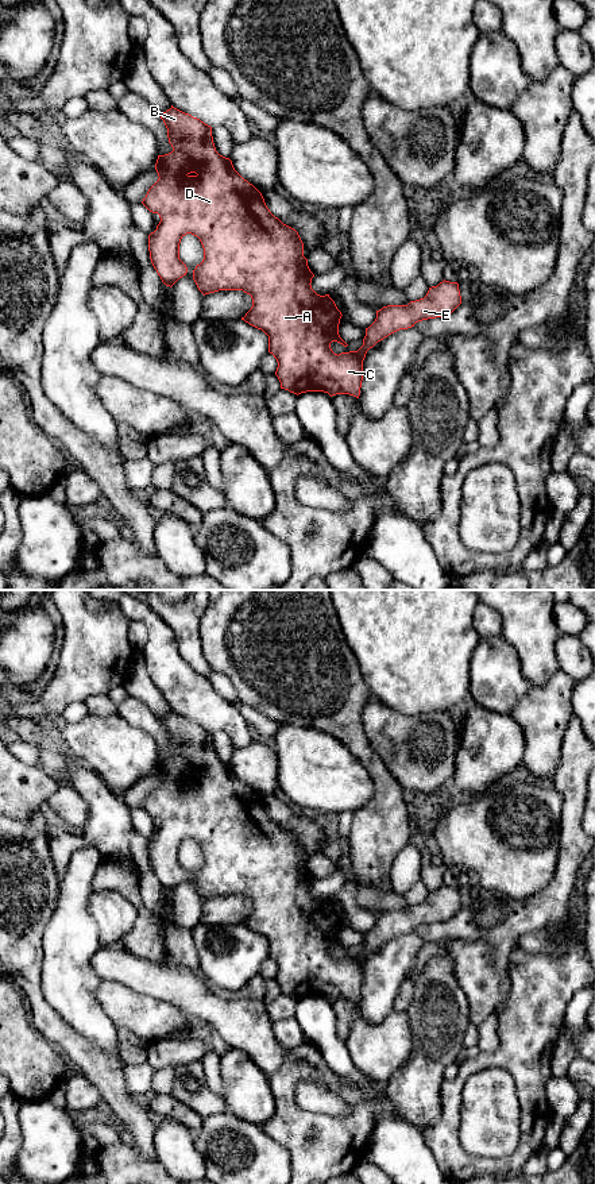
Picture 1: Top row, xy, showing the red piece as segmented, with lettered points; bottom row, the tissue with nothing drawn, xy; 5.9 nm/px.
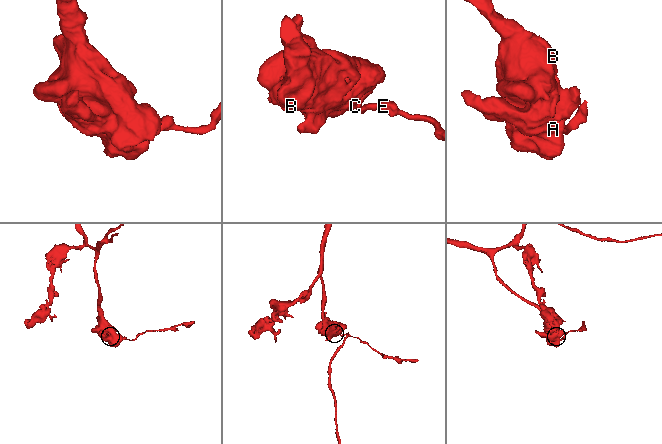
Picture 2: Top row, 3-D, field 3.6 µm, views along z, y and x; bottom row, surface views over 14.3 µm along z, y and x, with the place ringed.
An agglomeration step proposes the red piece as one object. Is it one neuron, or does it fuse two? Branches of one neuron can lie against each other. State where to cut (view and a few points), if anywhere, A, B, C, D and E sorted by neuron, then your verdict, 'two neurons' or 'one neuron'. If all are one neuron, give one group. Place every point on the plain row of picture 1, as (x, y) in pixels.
cut in xy along (354, 956), (362, 965); A B C D / E; two neurons

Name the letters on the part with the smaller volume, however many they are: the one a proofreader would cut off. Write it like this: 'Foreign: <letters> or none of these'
Foreign: E

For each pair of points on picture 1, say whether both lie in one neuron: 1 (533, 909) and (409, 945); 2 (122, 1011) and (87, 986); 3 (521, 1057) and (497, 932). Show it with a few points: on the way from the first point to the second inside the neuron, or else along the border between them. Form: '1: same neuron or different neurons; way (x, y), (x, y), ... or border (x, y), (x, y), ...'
1: different neurons; border (413, 932), (424, 943)
2: different neurons; border (99, 980), (97, 1002), (111, 1021)
3: different neurons; border (512, 955), (507, 963), (507, 992), (505, 995)

